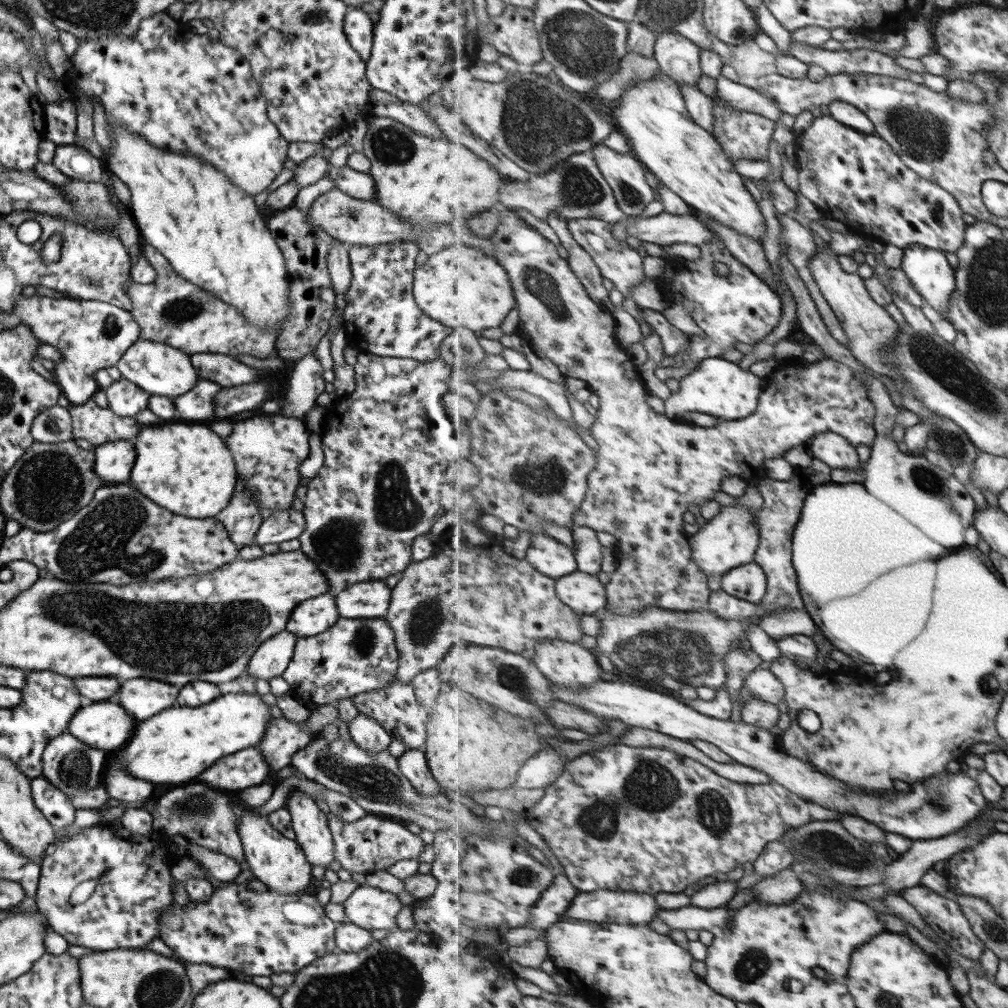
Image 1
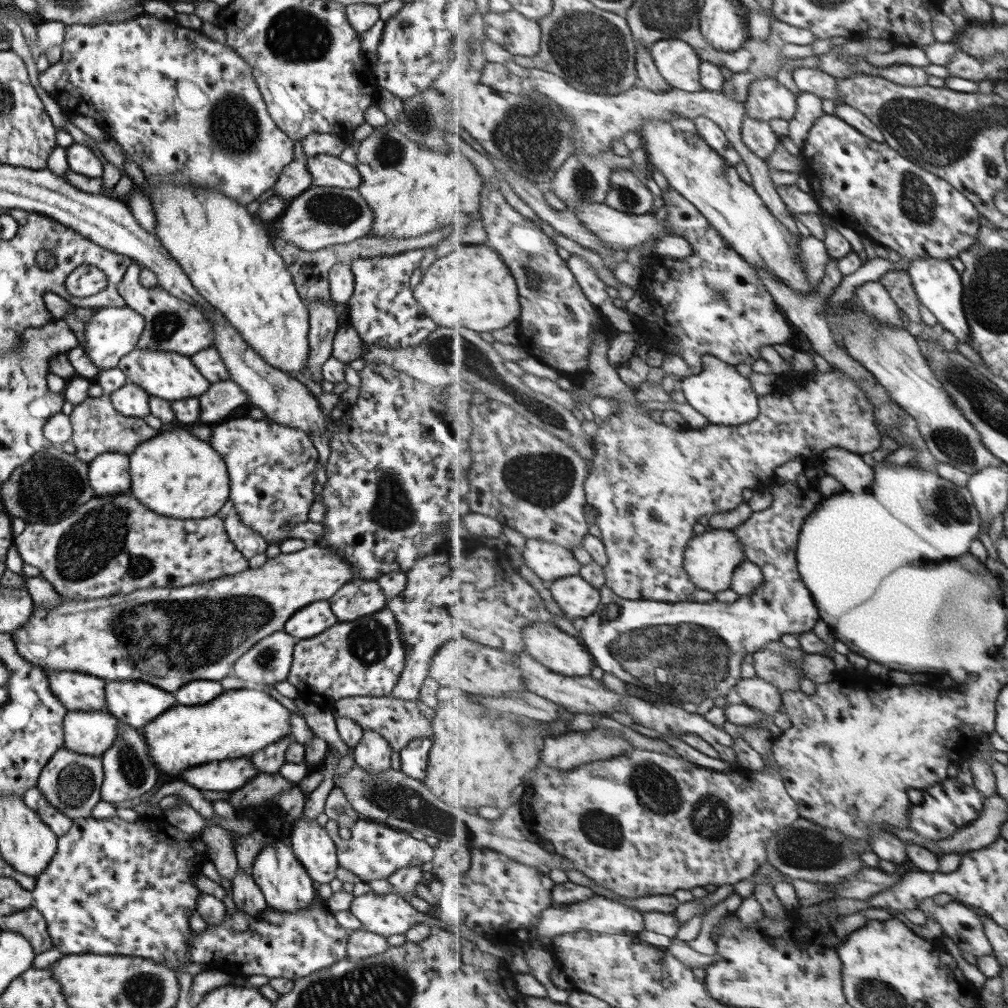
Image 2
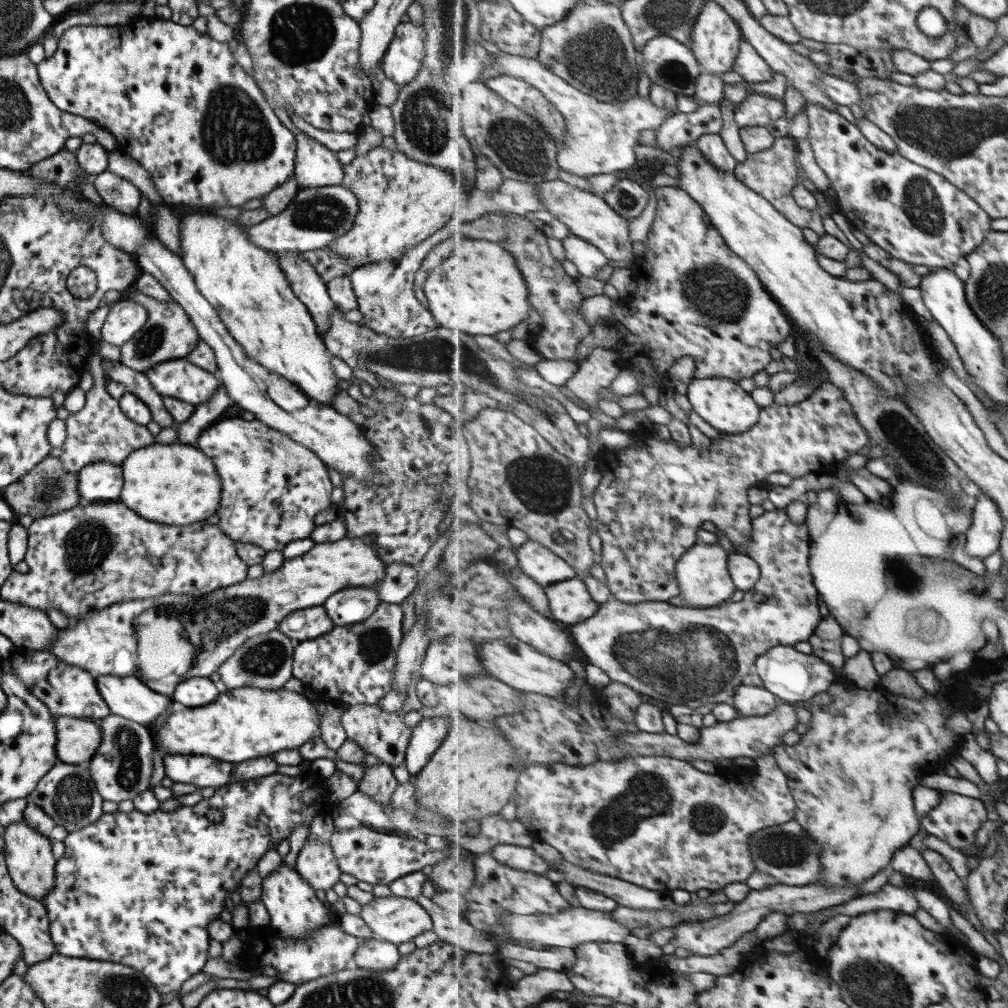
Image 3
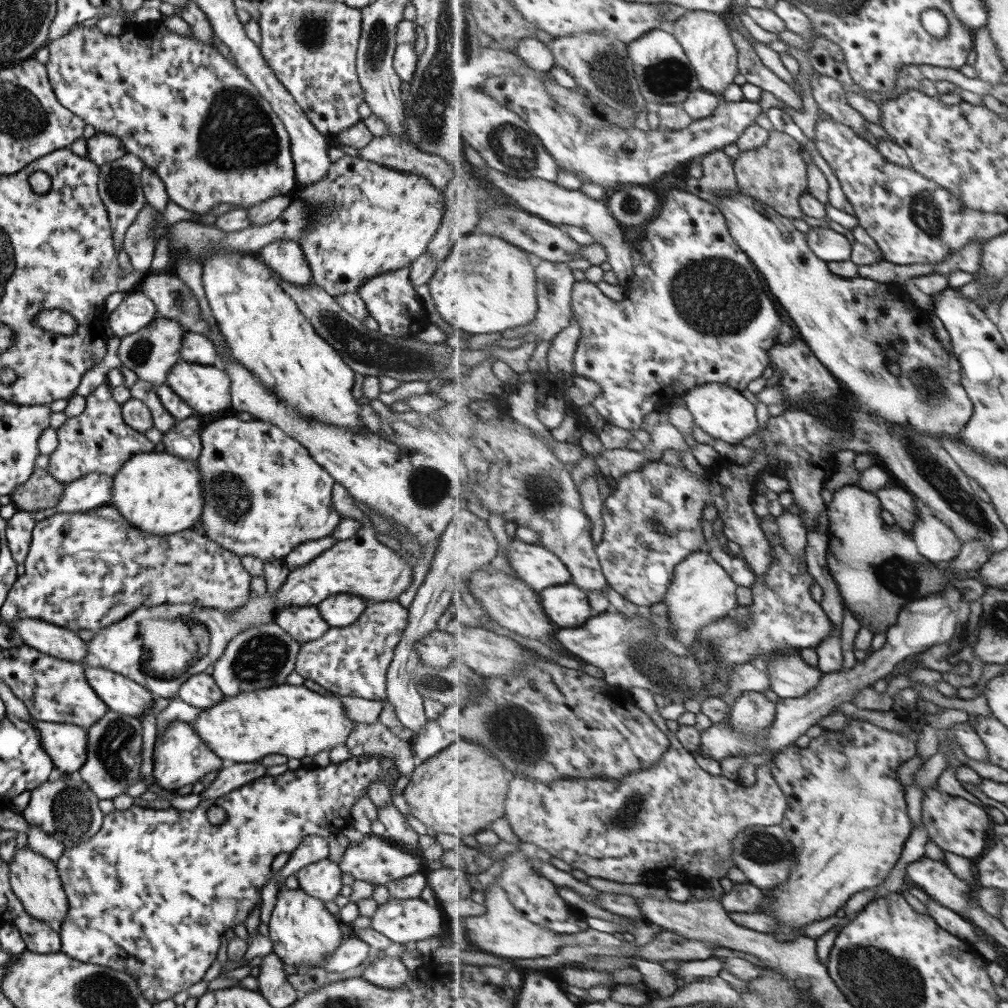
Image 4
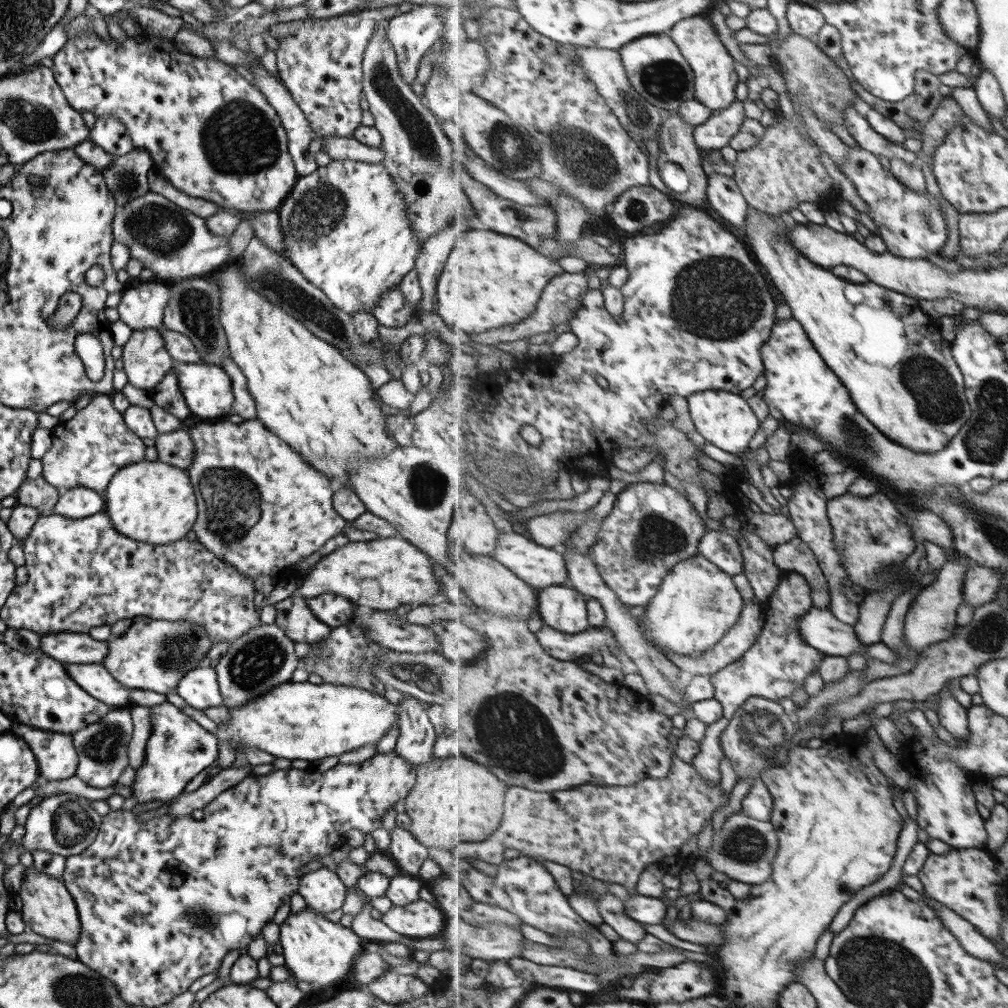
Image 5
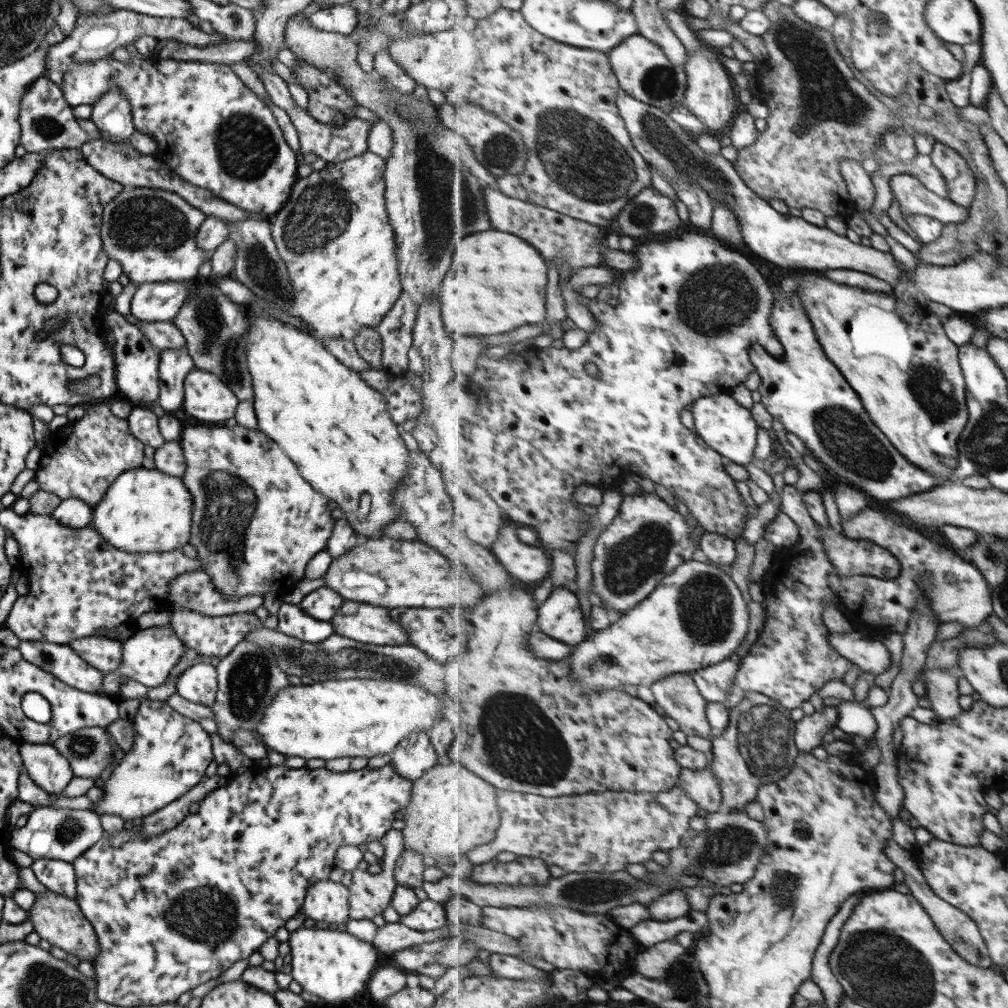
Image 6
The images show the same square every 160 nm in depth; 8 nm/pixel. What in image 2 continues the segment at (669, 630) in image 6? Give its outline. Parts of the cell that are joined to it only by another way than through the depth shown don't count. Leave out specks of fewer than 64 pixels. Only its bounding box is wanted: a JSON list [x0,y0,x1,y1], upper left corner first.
[685,529,747,596]

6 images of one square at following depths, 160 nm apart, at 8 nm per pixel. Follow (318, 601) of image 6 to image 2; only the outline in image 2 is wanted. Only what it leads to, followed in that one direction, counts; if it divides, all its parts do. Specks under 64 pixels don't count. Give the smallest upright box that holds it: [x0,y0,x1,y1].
[329,580,385,622]

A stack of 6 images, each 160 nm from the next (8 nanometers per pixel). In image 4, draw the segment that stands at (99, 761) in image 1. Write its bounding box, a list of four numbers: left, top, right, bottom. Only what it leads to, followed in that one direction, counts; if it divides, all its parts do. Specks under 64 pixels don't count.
[19,772,102,849]

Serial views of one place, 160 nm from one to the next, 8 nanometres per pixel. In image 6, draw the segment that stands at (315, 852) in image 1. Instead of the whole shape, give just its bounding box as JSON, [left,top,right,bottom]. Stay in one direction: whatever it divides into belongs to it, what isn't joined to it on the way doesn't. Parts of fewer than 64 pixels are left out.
[299,880,348,925]

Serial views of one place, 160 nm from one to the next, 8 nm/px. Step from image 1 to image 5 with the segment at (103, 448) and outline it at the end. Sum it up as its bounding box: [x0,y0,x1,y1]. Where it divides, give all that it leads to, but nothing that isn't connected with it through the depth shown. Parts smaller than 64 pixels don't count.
[52,487,103,518]

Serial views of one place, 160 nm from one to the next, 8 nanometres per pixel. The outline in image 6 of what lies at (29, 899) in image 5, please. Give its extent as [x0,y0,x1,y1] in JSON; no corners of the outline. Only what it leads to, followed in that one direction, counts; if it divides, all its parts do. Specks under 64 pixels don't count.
[26,888,98,962]

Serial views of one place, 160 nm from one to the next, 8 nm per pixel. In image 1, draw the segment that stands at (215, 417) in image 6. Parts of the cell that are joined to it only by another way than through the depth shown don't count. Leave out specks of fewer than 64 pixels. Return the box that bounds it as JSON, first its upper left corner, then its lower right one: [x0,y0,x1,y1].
[114,338,199,400]

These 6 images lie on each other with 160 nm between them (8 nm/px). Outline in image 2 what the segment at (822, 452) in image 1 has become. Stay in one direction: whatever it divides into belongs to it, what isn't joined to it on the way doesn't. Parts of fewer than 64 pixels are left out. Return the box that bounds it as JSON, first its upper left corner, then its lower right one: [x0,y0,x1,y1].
[823,446,876,492]

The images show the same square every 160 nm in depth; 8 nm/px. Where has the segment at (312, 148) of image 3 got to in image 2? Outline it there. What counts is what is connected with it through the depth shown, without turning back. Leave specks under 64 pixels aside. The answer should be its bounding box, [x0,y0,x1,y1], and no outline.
[304,155,360,189]

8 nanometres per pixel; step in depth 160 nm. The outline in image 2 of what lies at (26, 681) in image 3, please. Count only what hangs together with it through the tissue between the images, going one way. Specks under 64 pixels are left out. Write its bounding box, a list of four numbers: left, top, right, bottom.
[43,670,105,712]

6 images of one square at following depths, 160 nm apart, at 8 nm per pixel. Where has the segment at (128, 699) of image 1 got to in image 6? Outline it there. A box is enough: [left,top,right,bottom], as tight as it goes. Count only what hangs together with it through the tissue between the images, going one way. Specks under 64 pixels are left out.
[16,640,102,694]

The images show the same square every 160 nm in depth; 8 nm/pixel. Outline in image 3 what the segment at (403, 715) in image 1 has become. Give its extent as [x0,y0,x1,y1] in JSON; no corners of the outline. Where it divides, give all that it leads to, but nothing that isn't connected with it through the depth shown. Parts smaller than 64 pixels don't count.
[340,704,410,768]

